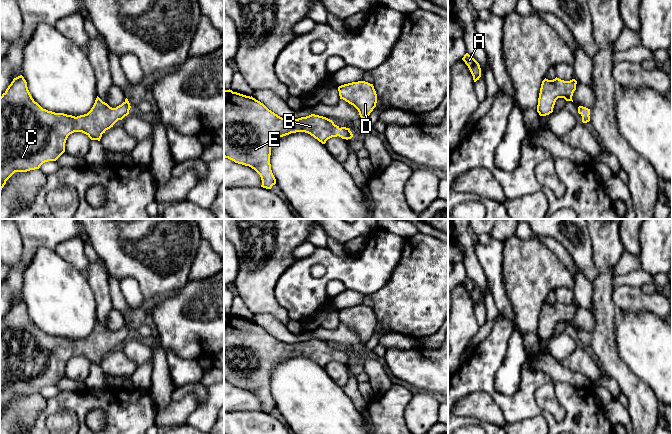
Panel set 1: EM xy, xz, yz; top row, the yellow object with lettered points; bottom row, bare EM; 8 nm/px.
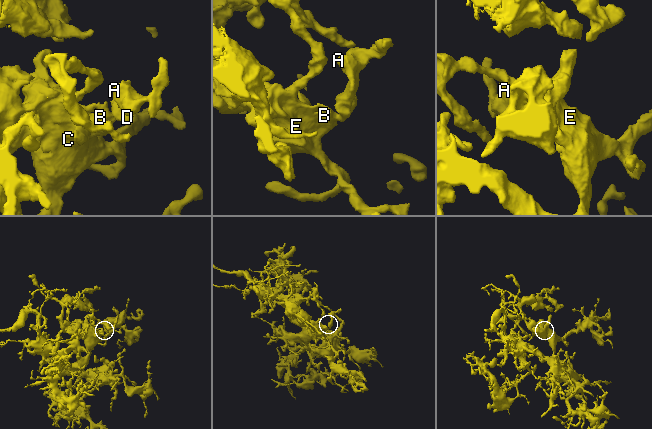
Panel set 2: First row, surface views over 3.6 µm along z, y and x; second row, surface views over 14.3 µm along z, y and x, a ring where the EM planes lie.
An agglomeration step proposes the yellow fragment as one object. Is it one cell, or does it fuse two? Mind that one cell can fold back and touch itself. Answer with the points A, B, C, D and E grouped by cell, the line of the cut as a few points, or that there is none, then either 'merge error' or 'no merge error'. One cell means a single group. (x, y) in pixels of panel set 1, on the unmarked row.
A B C D E; no cut; no merge error

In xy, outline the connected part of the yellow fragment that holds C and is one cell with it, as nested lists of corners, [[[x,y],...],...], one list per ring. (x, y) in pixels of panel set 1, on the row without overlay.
[[[22,299],[14,302],[0,321],[0,415],[15,396],[39,393],[45,386],[56,385],[65,376],[66,364],[72,357],[82,356],[91,364],[100,365],[102,358],[106,354],[113,351],[118,344],[122,344],[129,338],[130,332],[131,330],[127,322],[121,329],[112,332],[97,320],[93,331],[87,338],[75,341],[64,337],[55,337],[43,333],[34,325],[28,314],[27,306]]]

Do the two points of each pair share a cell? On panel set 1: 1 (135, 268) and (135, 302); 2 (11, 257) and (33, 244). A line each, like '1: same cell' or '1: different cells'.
1: different cells
2: different cells

